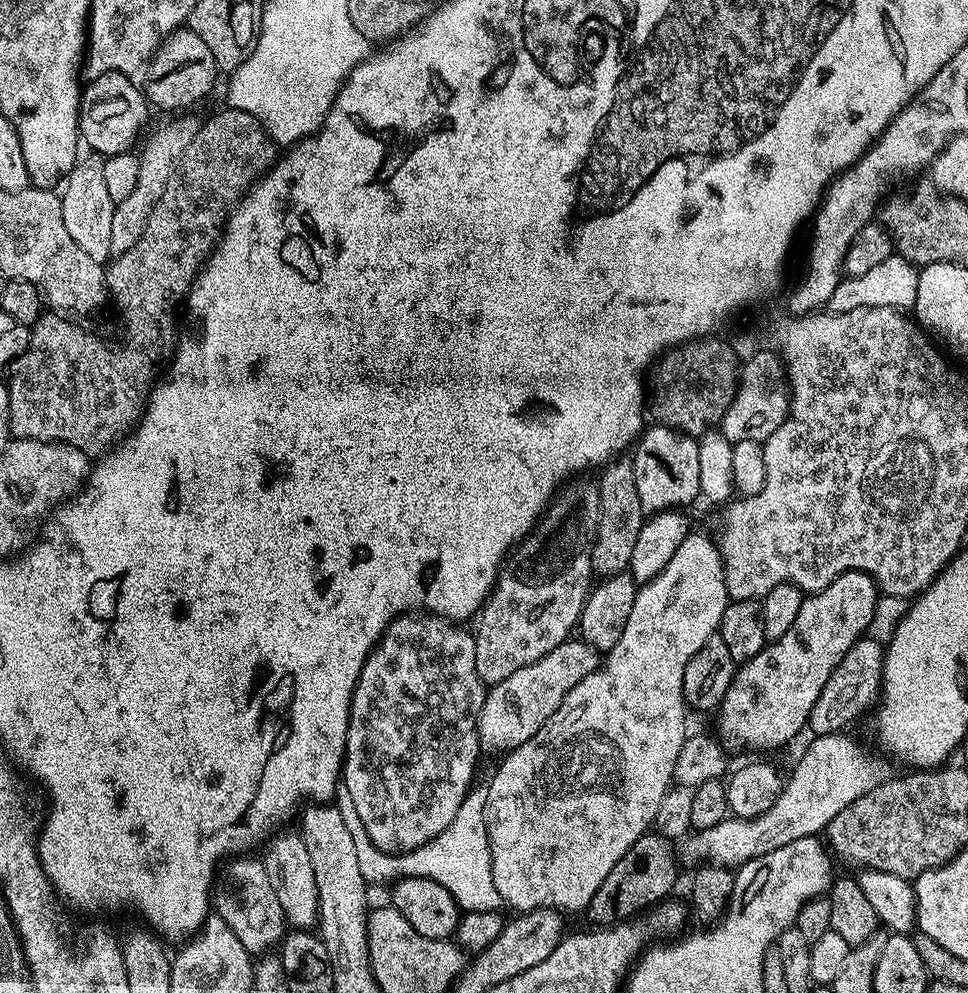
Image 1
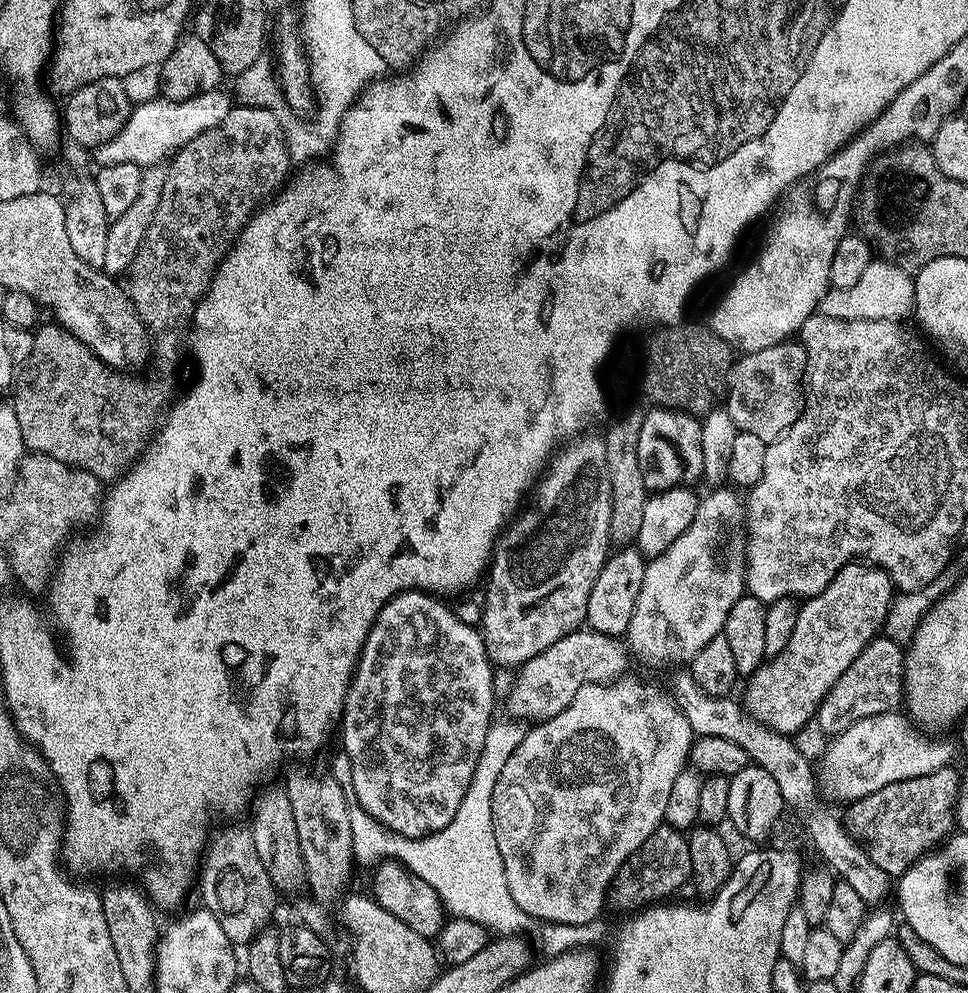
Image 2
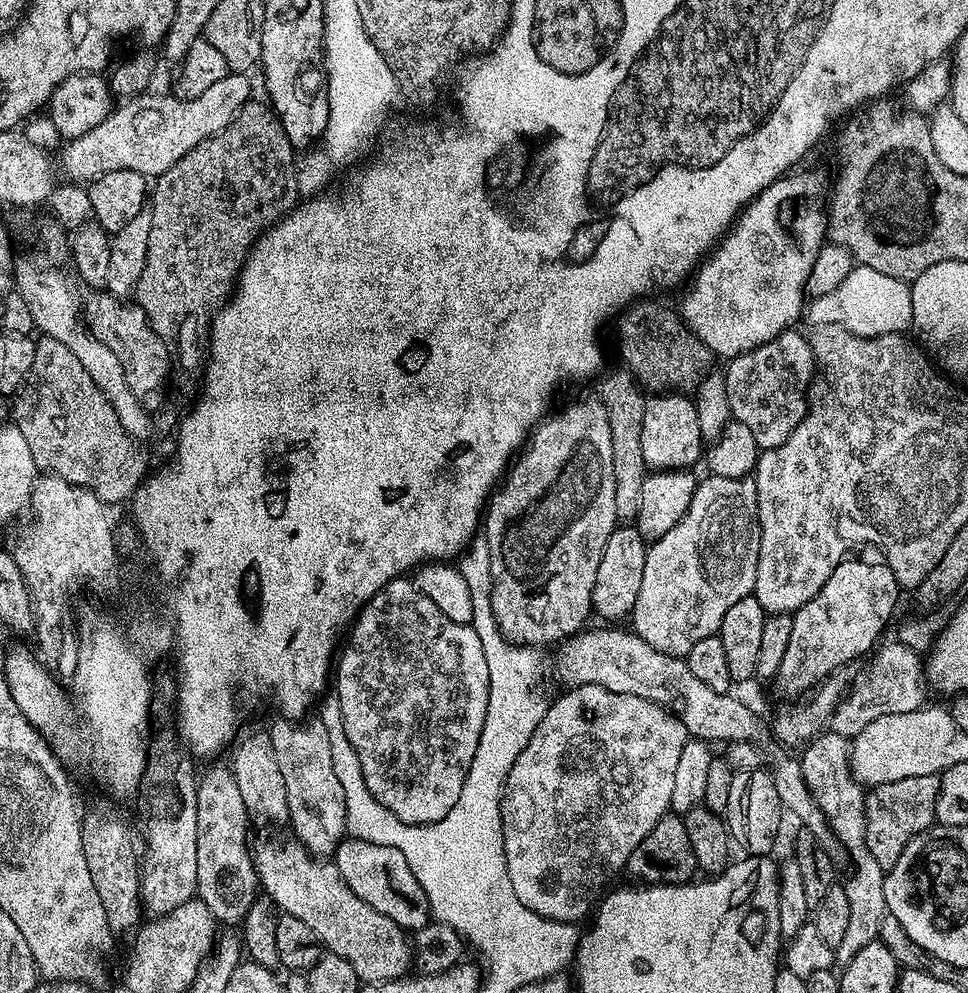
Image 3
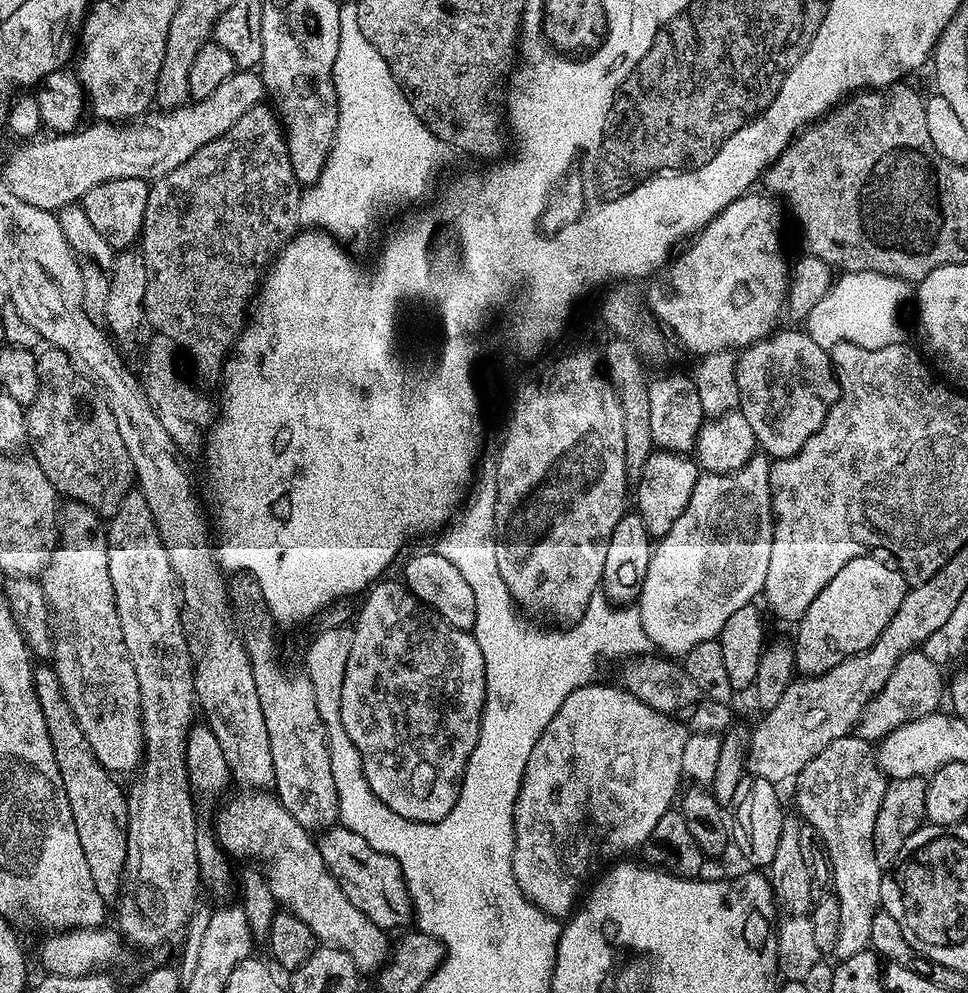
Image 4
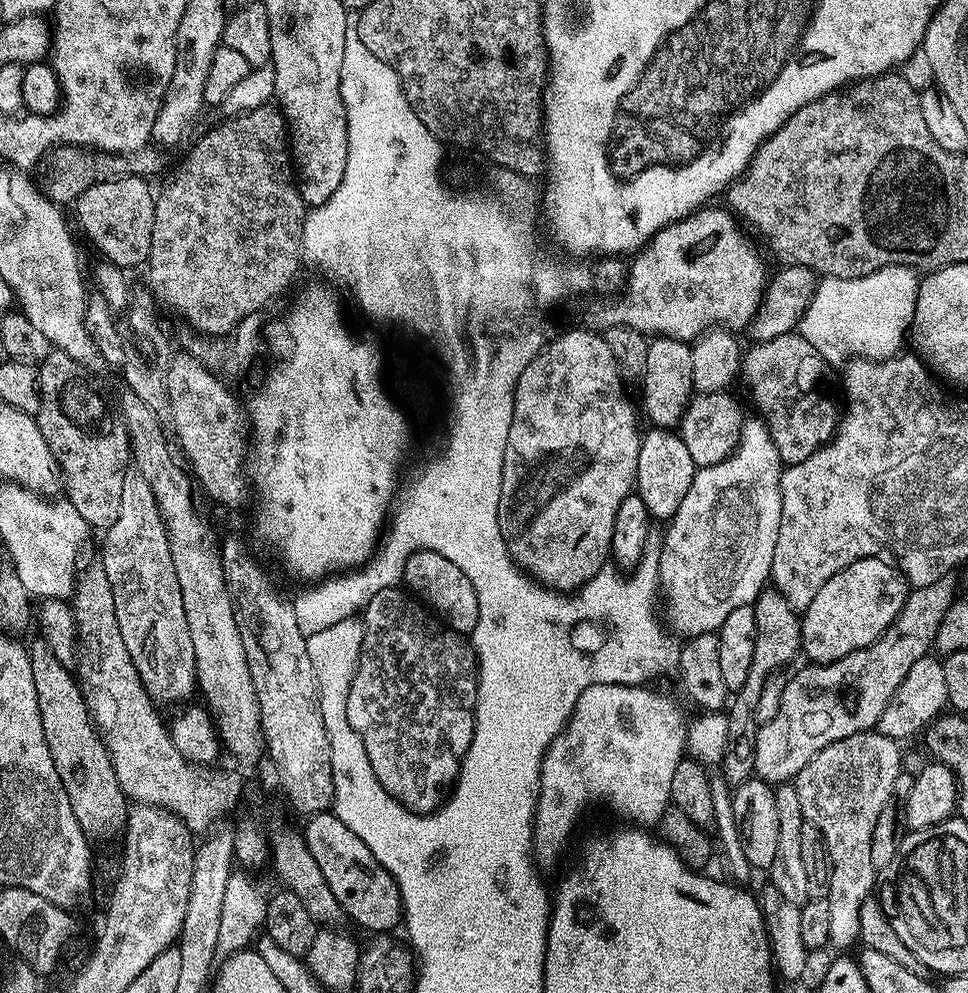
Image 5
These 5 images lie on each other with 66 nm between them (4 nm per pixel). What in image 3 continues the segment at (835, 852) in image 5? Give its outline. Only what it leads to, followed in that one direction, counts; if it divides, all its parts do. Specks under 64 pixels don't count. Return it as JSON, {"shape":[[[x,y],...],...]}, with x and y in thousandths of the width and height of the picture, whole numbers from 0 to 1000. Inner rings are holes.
{"shape":[[[852,735],[843,744],[836,745],[830,757],[831,761],[827,760],[825,766],[829,779],[833,783],[833,792],[841,808],[855,825],[855,833],[860,835],[863,849],[868,849],[876,857],[881,870],[876,886],[871,887],[877,909],[877,928],[873,940],[870,941],[869,949],[862,955],[863,970],[871,973],[878,969],[878,965],[882,965],[882,961],[886,961],[886,957],[890,957],[890,953],[903,949],[909,942],[911,924],[917,917],[913,899],[915,875],[903,868],[903,860],[899,860],[895,852],[895,794],[880,781],[877,742]]]}

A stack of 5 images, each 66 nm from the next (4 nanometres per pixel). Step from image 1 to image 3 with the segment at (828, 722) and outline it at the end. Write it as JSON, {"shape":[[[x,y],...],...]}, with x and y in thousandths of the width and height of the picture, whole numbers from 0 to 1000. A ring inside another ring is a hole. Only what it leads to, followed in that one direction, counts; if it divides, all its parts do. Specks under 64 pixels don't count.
{"shape":[[[929,647],[912,649],[900,658],[897,674],[884,686],[879,686],[876,696],[868,704],[857,726],[858,736],[879,743],[895,735],[903,723],[911,723],[915,719],[936,719],[956,712],[957,682],[951,658]]]}

